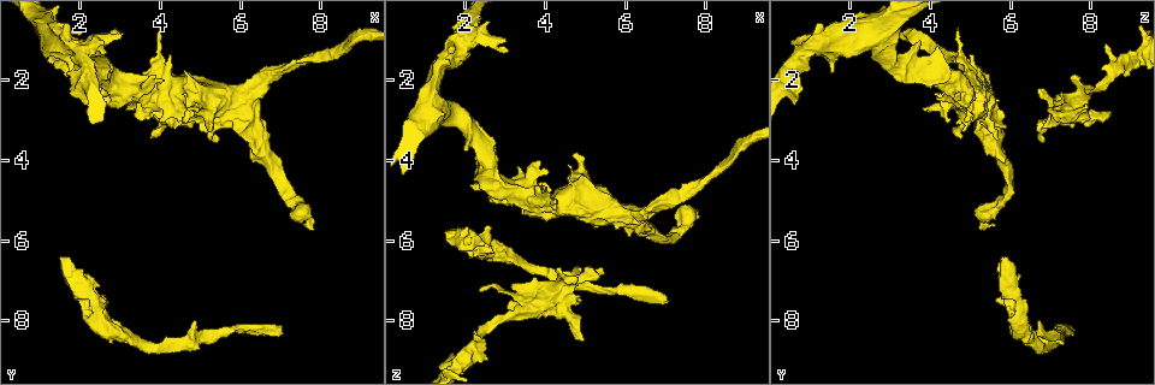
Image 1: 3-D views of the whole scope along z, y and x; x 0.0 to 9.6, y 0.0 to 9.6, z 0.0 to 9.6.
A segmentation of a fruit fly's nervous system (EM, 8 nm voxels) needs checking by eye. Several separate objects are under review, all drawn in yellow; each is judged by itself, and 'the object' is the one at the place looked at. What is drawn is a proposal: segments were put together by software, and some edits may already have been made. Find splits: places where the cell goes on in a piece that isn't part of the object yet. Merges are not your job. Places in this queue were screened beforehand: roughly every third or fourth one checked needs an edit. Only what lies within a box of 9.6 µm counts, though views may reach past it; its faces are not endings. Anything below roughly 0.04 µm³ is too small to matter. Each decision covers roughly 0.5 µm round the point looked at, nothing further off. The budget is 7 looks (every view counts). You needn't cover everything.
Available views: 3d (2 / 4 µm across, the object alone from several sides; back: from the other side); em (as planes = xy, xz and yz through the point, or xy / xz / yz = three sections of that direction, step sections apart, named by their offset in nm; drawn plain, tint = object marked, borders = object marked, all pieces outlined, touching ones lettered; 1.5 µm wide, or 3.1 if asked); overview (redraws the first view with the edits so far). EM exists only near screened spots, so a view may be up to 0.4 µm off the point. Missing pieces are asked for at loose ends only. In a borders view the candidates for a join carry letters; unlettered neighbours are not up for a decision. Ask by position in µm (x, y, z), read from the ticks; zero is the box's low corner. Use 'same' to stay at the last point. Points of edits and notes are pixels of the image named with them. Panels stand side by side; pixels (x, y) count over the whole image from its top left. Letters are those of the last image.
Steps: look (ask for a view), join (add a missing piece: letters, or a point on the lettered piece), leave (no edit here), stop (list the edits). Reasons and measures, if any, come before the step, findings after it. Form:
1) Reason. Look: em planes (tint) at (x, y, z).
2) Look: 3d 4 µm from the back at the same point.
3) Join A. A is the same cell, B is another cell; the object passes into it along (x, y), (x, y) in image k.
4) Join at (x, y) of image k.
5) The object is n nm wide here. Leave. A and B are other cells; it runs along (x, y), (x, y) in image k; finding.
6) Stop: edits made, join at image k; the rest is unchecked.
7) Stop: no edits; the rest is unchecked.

Look: em planes (borders) at (7.00, 8.30, 7.55).

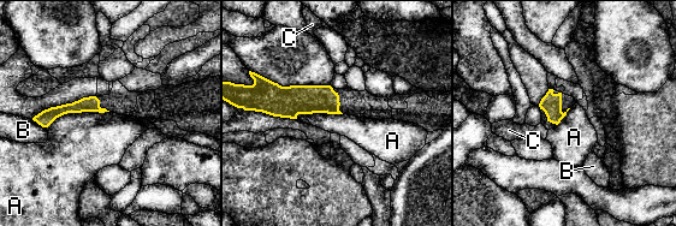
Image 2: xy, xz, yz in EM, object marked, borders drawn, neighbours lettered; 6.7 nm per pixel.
The longest contact is with A, 440 nm. Leave. A, B and C are other cells; a border runs along (108, 111), (67, 112), (46, 128) in image 2; none of them fits.

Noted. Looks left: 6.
An open end. Look: em planes (plain) at (1.70, 6.40, 5.75).

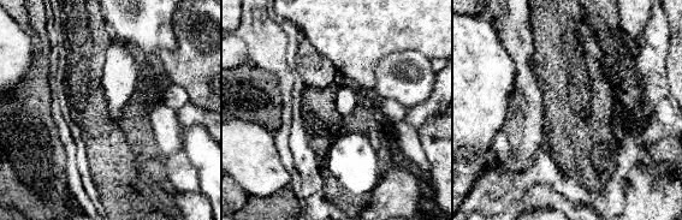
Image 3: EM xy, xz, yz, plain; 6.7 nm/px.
What lies round it. Look: em planes (borders) at the same point.

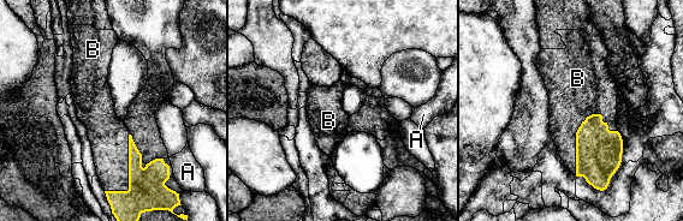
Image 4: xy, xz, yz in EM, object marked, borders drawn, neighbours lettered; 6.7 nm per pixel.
Join B. B is the same cell, A is another cell; the object passes into it along (599, 150), (576, 139), (570, 103) in image 4; the cell continues.

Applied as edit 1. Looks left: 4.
See it whole again. Look: overview.

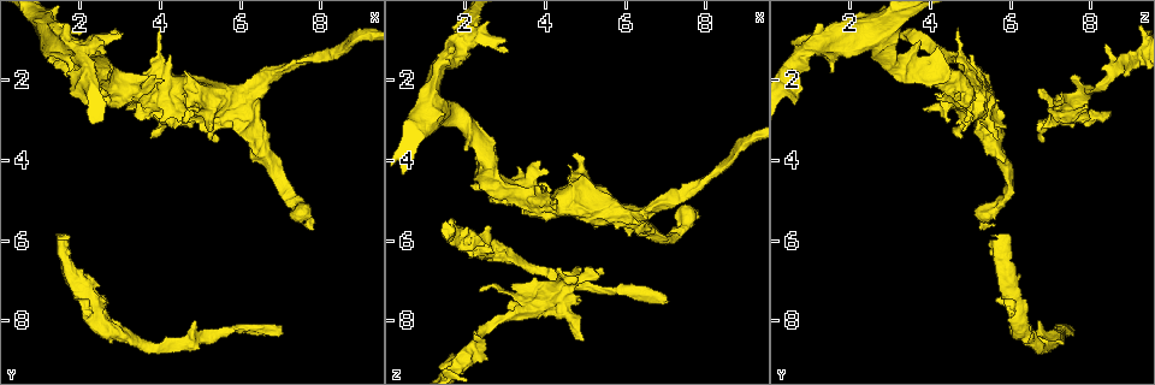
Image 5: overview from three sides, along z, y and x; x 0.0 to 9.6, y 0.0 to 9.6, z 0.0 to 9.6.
Thin end. Look: em xz step 8 (tint) at (5.45, 3.55, 6.80).

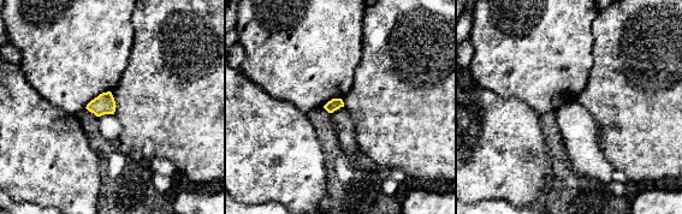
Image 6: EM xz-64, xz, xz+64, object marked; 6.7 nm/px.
Cut it another way. Look: em planes (borders) at the same point.

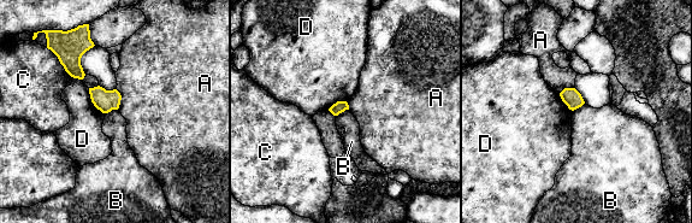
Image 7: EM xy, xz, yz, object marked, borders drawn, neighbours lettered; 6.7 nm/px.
Leave. A, B, C and D are other cells; none of them fits.

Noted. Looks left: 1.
Stop: edits made, join at image 4; the rest is unchecked.

